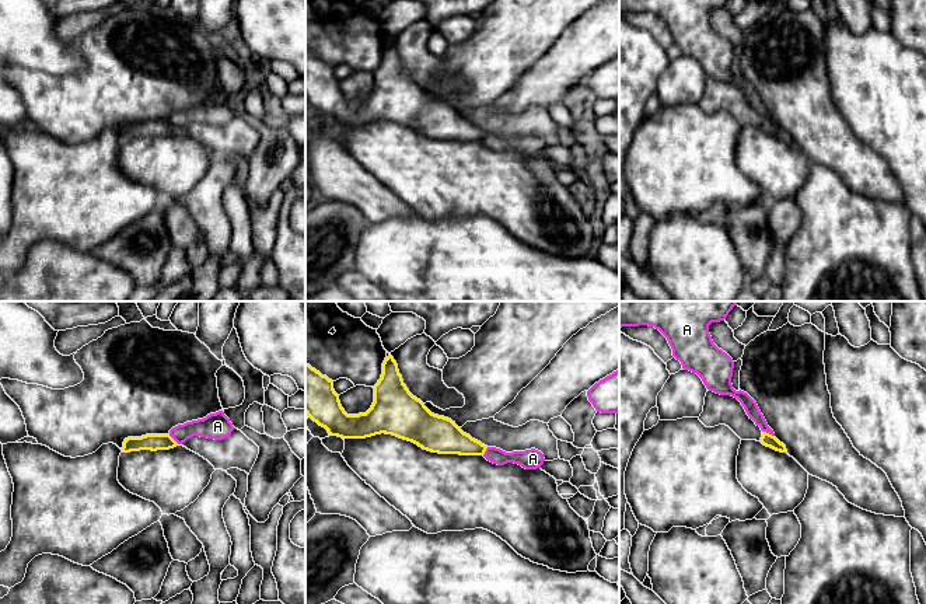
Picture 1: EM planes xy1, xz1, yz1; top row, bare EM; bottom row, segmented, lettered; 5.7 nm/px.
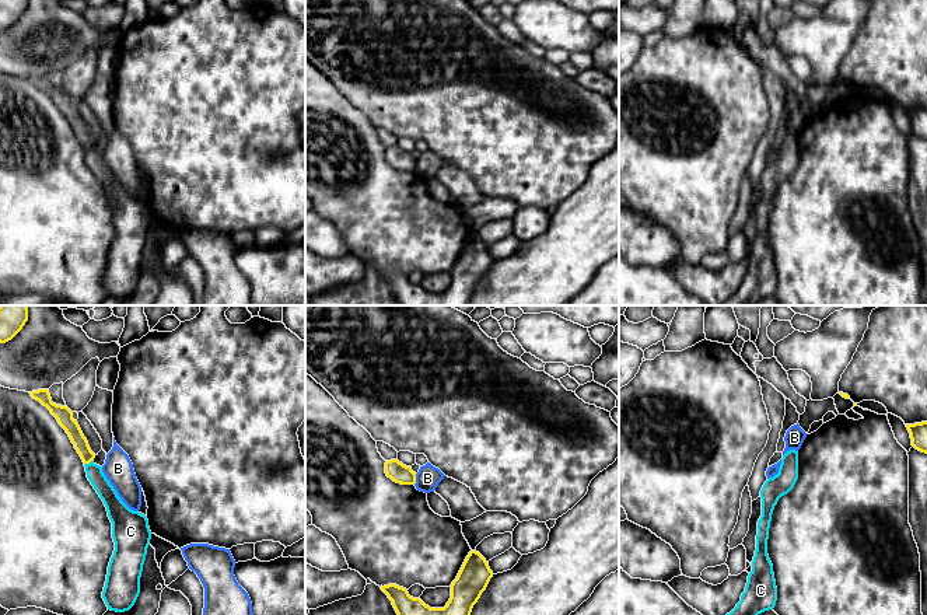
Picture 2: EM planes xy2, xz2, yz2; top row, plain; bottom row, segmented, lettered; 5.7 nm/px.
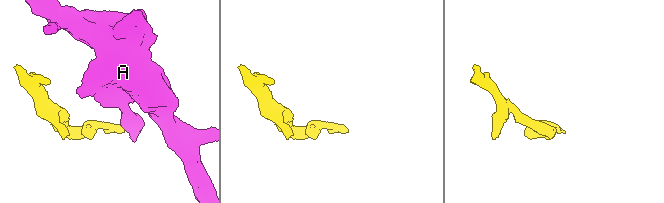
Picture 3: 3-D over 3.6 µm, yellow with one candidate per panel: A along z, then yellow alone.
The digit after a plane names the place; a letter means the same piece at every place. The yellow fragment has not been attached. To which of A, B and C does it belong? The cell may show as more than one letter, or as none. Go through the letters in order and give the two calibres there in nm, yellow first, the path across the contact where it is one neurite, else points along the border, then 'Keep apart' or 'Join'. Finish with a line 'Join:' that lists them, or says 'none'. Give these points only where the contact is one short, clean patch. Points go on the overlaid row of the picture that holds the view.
A: Thickness 70 nm (yellow) against 80 nm. Boundary: yz1 (762, 430), (774, 436). Keep apart
B: Thickness 110 nm (yellow) against 140 nm. Boundary: xz2 (416, 474), (413, 484). Keep apart
C: Thickness 90 nm (yellow) against 100 nm. Path across: xy2 (72, 427), (88, 463), (94, 472). Join
Join: C

